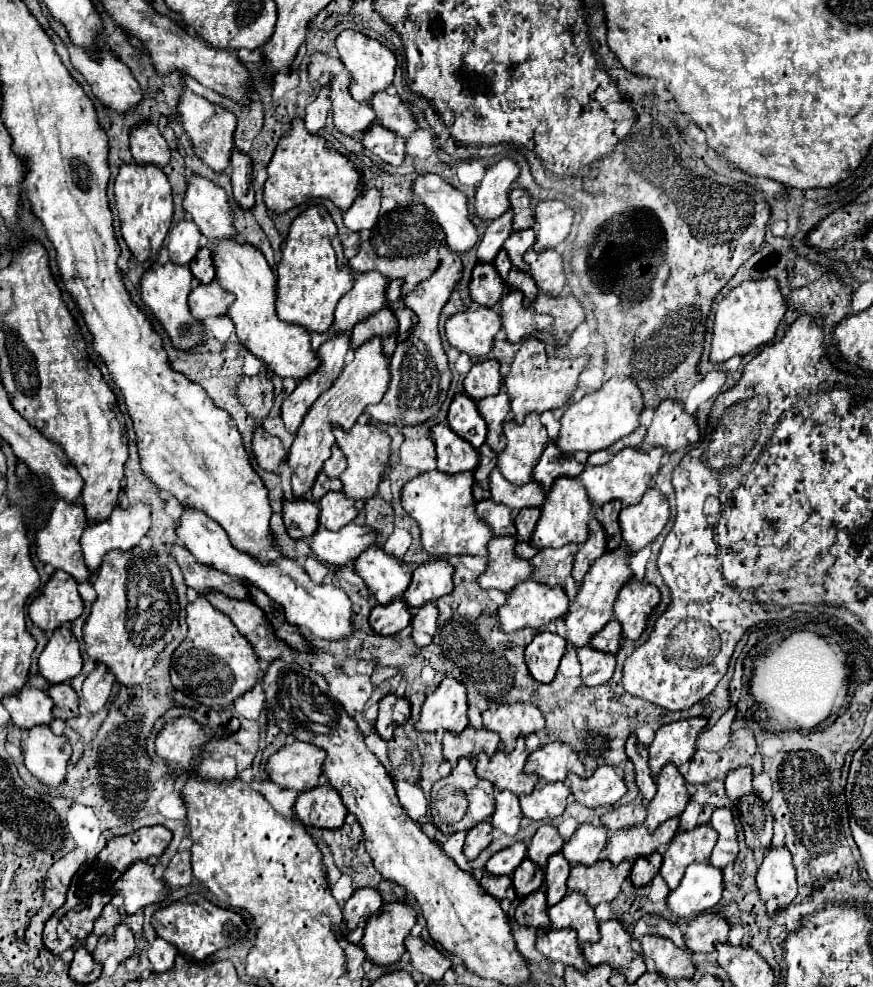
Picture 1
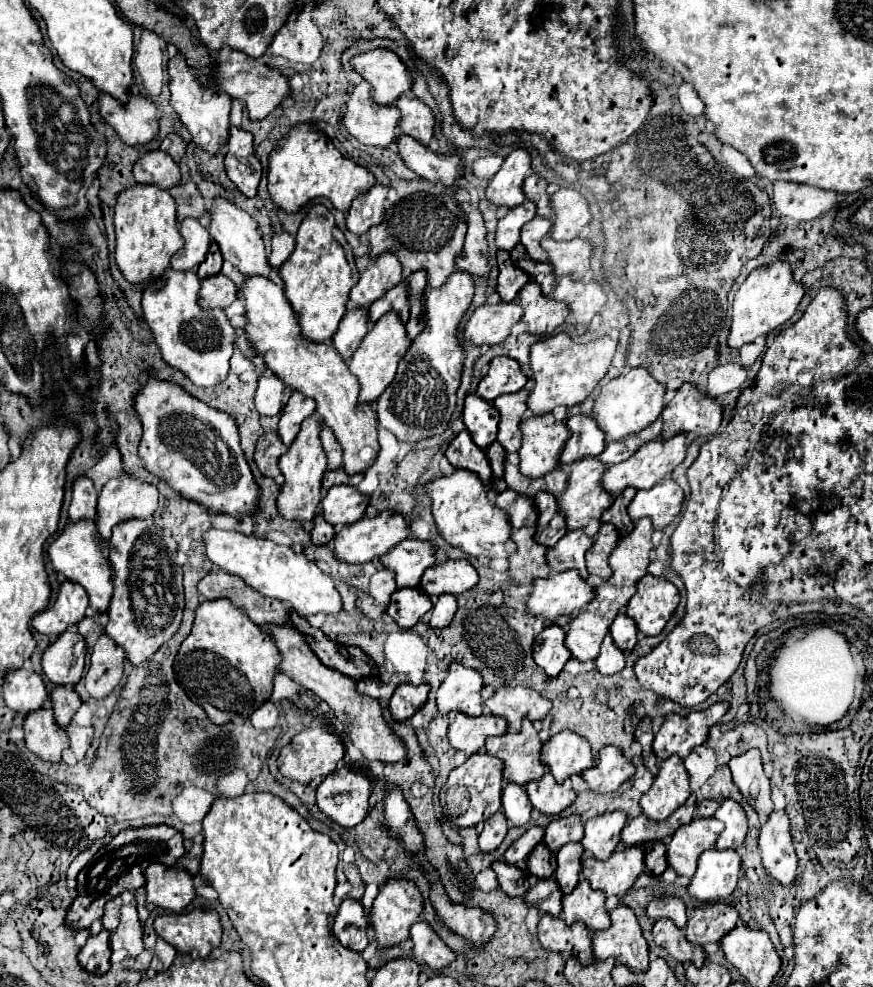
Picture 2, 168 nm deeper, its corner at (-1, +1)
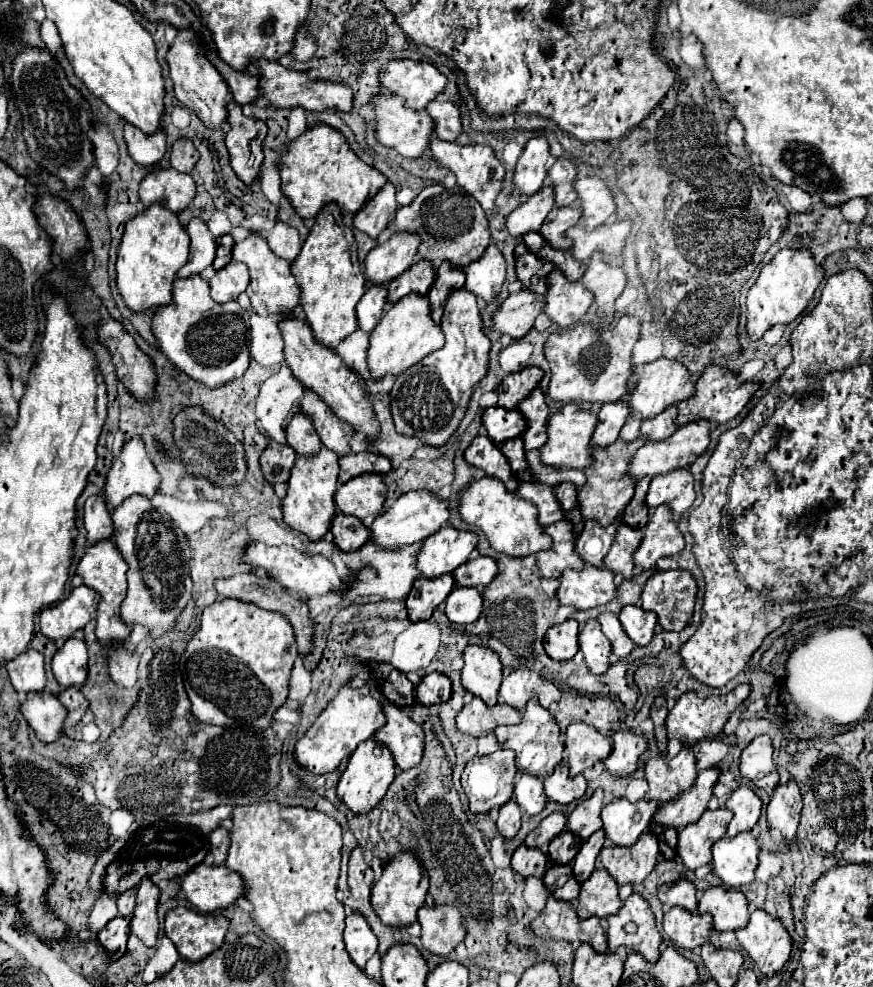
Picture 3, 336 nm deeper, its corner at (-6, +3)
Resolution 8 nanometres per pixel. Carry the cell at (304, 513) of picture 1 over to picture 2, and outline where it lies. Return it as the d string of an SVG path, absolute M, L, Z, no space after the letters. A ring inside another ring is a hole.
M315 515L313 519L313 529L311 529L311 541L315 545L323 545L329 539L333 539L333 525L325 523L325 519L321 515Z

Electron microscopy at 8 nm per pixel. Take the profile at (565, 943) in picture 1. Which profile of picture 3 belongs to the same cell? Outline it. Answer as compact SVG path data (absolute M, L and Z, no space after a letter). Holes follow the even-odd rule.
M552 895L548 897L542 913L530 923L530 927L534 935L542 939L564 939L570 943L580 941L596 945L600 953L608 951L606 931L600 919L580 919L568 901L560 901Z

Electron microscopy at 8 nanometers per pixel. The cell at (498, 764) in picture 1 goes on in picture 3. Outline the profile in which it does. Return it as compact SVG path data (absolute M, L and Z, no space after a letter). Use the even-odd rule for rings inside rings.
M538 697L528 701L528 705L524 709L524 717L518 725L500 725L498 729L494 729L494 733L496 733L502 749L512 749L516 753L516 765L518 765L520 773L546 777L562 761L564 743L560 739L560 727L556 723L556 719L550 715L550 711L538 703Z

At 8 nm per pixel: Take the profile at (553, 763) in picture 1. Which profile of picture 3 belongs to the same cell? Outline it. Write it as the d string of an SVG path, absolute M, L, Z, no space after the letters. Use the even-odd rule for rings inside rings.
M572 723L572 725L566 729L564 745L566 745L568 763L570 763L570 775L582 773L584 769L592 767L596 761L606 759L606 757L610 755L610 751L612 751L612 739L610 739L610 737L604 737L596 727L586 725L586 723Z

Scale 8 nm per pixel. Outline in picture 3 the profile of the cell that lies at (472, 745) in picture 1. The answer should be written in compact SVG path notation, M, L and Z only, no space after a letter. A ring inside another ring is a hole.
M474 697L468 705L460 709L456 715L456 725L462 733L482 737L492 733L498 725L514 725L522 721L522 715L518 709L510 705L494 705L488 707L480 697Z

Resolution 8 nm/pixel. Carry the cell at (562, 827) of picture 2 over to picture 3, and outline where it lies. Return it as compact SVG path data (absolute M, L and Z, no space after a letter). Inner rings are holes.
M596 789L590 799L584 799L568 815L568 831L578 833L582 837L582 841L586 841L598 829L602 829L602 819L600 819L600 811L604 807L602 797L604 797L604 791Z

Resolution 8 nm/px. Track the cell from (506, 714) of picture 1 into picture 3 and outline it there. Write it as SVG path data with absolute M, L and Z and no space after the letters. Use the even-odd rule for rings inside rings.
M514 669L504 677L500 687L500 703L514 705L514 709L522 711L532 697L538 697L542 707L550 707L552 701L560 699L560 691L550 679L530 669Z

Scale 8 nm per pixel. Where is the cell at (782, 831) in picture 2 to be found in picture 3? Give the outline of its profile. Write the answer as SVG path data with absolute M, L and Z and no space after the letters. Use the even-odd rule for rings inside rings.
M794 781L780 783L774 789L774 795L768 803L768 823L776 829L782 837L794 839L802 809L802 795Z

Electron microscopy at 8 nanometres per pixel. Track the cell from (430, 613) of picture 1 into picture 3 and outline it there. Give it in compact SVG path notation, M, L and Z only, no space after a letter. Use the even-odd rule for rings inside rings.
M454 587L446 599L446 615L452 623L474 623L482 613L482 593L474 587Z

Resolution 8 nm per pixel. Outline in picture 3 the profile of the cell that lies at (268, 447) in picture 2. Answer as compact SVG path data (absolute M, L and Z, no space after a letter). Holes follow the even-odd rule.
M270 441L266 451L260 457L262 473L268 483L286 483L290 477L290 469L294 467L296 453L290 445L280 445L276 441Z

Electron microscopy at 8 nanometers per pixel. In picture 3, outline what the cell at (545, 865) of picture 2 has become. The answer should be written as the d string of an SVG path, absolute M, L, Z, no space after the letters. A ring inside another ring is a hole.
M562 831L558 837L554 837L554 841L550 841L548 855L554 863L570 863L578 853L580 845L582 845L582 839L578 835L570 831Z

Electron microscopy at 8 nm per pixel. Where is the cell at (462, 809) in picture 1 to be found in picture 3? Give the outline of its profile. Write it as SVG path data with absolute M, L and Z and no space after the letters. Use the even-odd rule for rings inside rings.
M498 749L492 755L484 757L474 757L472 761L466 763L466 769L462 773L462 787L468 795L470 801L470 811L472 813L488 813L490 809L502 807L514 793L514 777L518 769L514 763L514 753Z

